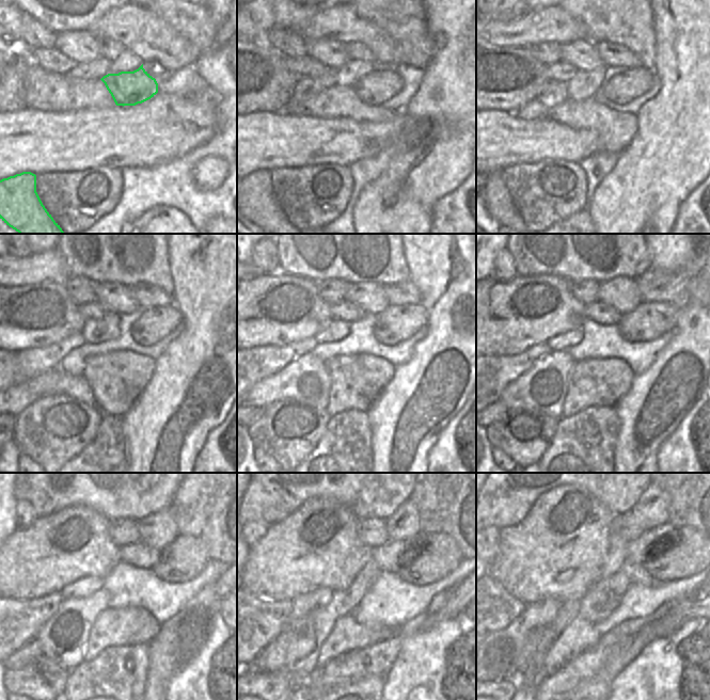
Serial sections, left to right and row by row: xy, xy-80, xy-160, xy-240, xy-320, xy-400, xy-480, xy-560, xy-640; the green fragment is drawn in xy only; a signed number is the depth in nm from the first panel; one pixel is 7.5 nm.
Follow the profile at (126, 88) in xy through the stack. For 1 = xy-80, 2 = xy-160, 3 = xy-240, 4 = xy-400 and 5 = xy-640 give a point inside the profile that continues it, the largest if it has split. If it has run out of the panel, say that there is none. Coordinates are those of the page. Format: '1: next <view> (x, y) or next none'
1: next xy-80 (375, 89)
2: next xy-160 (621, 89)
3: next xy-240 (155, 323)
4: next xy-400 (650, 320)
5: next xy-640 (685, 552)

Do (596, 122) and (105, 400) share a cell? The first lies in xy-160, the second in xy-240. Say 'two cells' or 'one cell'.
one cell

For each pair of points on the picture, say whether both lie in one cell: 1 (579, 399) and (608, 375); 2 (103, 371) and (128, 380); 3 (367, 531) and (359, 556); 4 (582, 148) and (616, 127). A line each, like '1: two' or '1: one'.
1: one
2: one
3: two
4: two

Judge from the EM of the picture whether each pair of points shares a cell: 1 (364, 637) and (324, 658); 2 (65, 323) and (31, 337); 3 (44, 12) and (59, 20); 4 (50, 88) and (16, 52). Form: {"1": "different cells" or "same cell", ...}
{"1": "same cell", "2": "same cell", "3": "same cell", "4": "different cells"}

